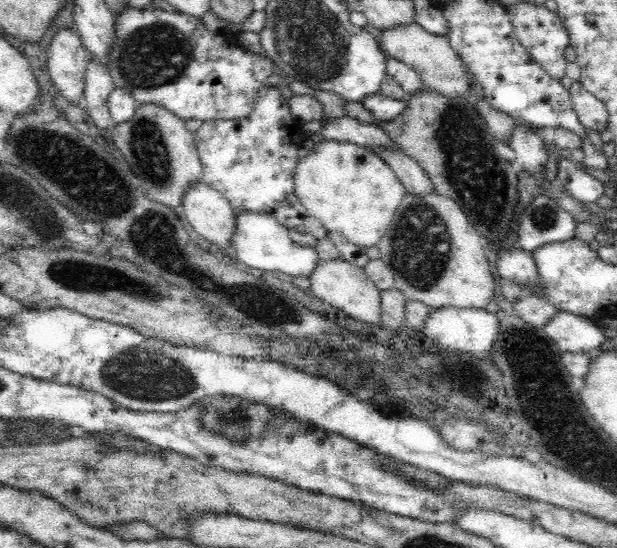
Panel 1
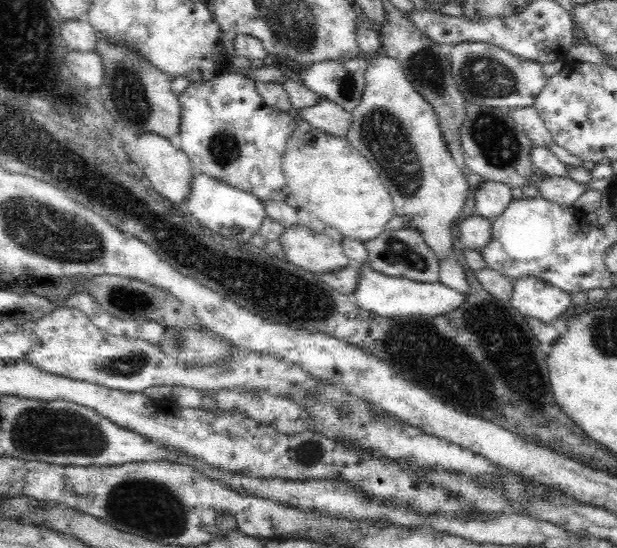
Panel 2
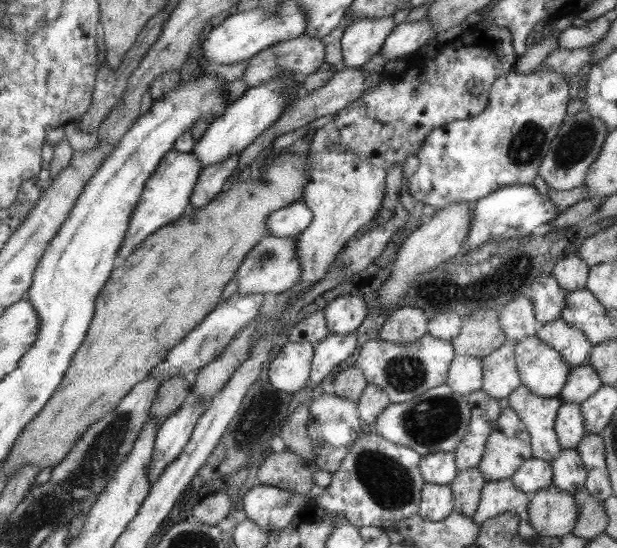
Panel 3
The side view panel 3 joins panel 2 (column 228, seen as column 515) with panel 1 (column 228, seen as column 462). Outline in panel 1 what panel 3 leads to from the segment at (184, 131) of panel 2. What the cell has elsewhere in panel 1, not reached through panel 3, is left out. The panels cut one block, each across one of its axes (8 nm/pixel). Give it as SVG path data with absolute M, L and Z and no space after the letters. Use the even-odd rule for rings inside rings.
M264 86L246 118L204 122L194 132L202 162L202 182L228 198L236 214L260 212L276 218L288 230L300 228L308 216L294 186L298 150L306 142L300 134L302 122L292 116L288 98L282 98L276 88Z

